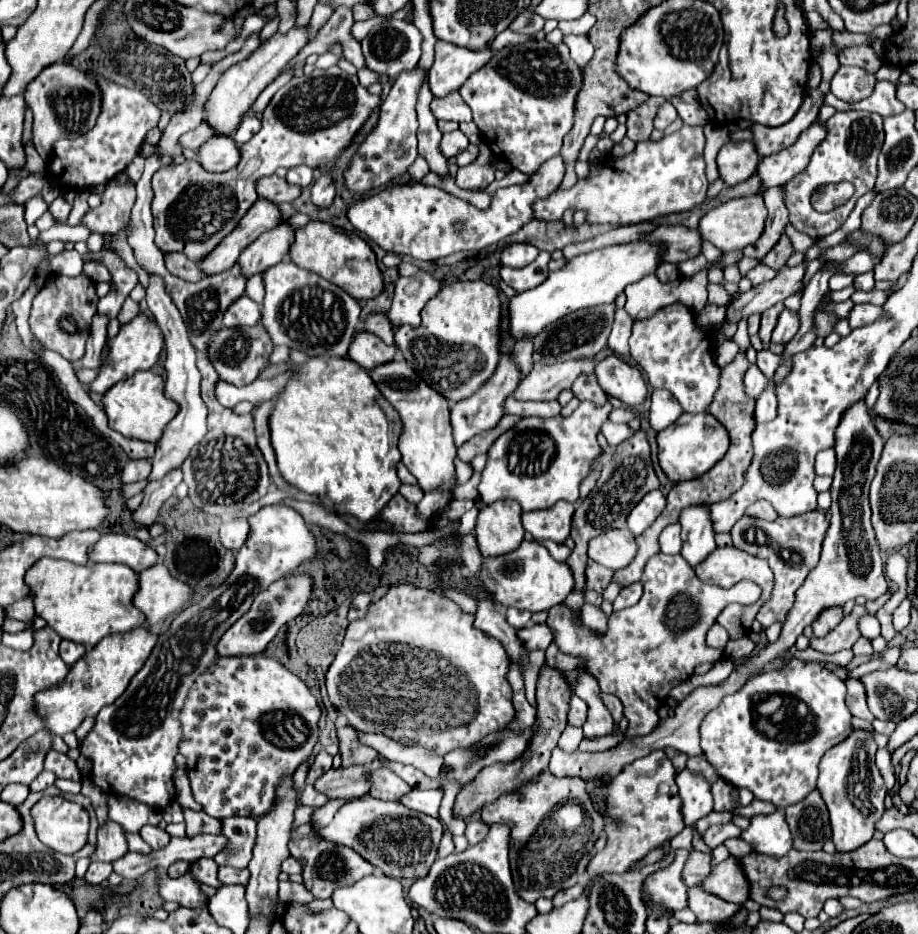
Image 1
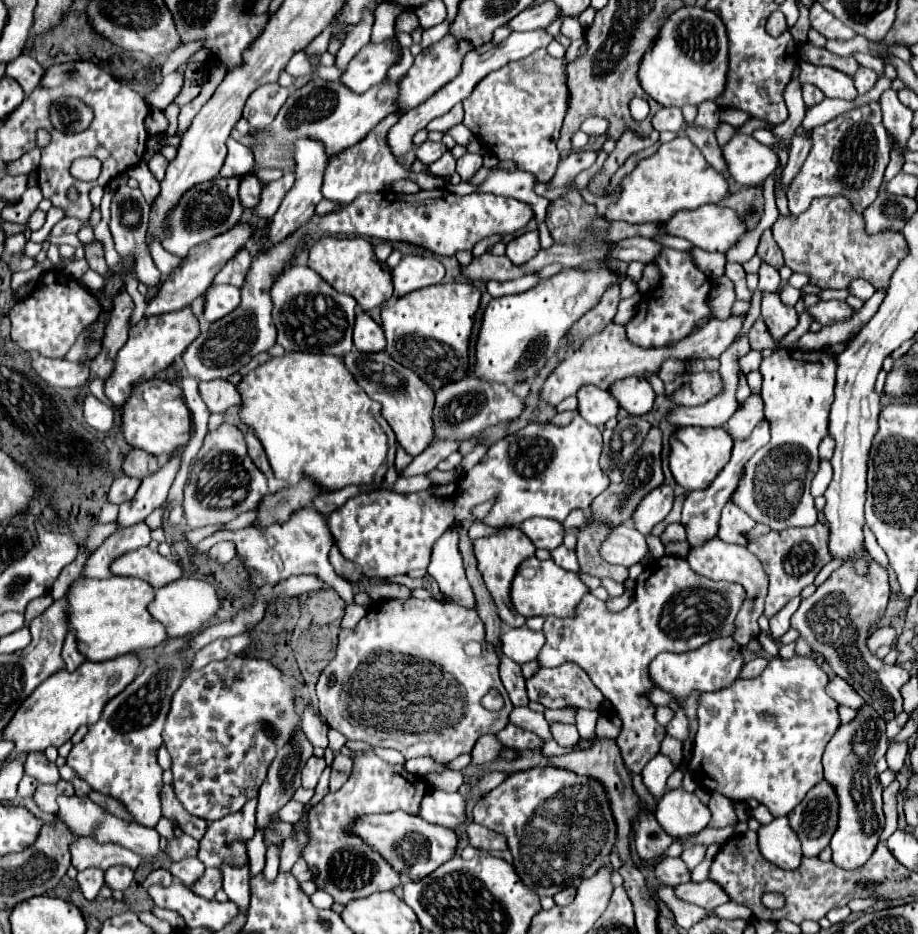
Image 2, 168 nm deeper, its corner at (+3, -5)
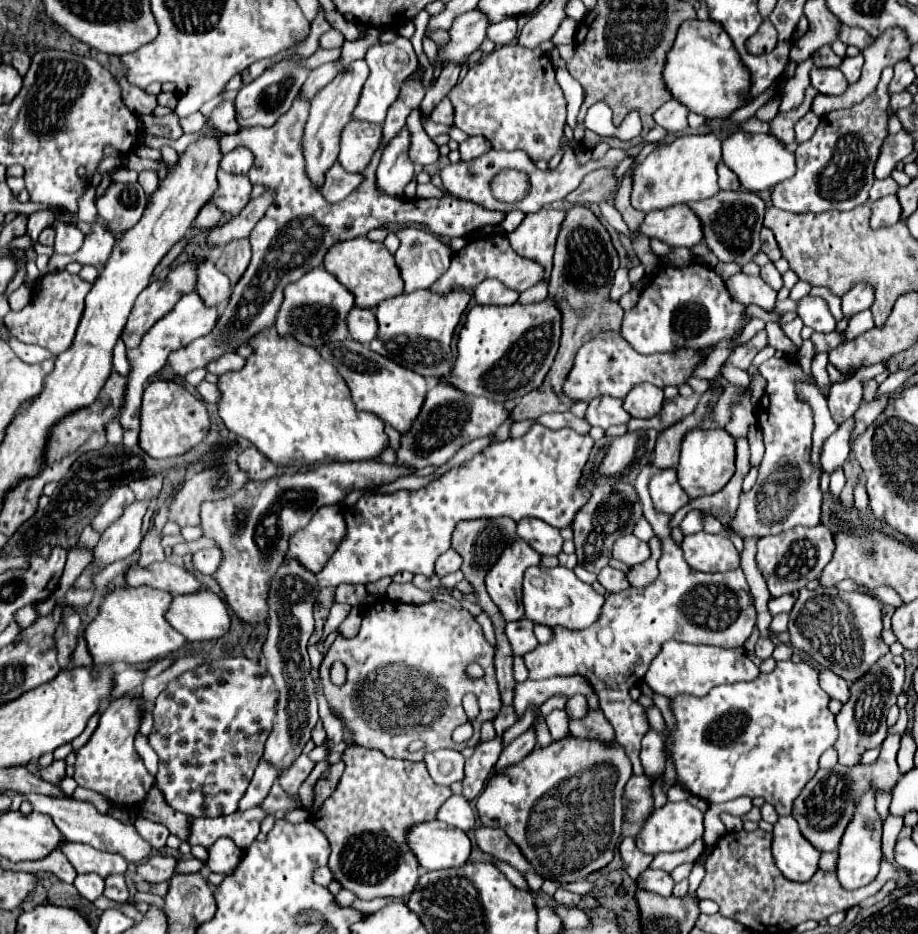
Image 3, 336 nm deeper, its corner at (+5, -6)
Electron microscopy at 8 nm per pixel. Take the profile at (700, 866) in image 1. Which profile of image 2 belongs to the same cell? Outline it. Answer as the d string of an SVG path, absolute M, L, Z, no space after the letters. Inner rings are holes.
M666 857L658 867L656 867L656 877L670 887L678 887L686 881L690 881L690 871L686 863L680 857Z

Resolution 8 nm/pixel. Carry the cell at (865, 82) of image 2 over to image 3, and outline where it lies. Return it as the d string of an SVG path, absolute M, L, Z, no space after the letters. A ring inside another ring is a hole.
M858 54L858 56L846 56L842 60L842 64L844 64L844 76L846 76L846 80L850 84L854 84L860 78L860 70L862 70L862 64L864 64L862 54Z

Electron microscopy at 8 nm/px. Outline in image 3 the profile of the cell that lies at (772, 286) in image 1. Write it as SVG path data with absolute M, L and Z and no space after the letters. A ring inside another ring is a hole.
M616 332L600 334L596 340L586 342L578 350L574 368L564 384L564 392L568 392L568 396L572 396L576 400L590 402L592 398L602 396L602 394L608 394L614 398L624 398L634 386L644 384L644 382L650 382L658 388L666 388L666 386L678 388L692 374L694 366L702 360L704 358L700 358L696 354L696 350L692 350L692 348L644 356L644 354L636 352L620 334L616 334Z

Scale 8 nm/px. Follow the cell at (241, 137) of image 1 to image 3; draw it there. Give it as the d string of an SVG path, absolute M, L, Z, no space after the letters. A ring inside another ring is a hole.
M222 100L208 116L208 122L212 128L226 132L226 134L236 134L240 130L240 126L234 120L234 104L232 100Z

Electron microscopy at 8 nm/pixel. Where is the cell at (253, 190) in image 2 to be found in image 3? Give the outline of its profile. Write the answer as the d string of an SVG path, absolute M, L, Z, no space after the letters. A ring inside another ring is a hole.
M218 170L218 190L214 194L216 206L224 212L236 214L248 204L248 196L252 192L252 184L248 176L236 176Z

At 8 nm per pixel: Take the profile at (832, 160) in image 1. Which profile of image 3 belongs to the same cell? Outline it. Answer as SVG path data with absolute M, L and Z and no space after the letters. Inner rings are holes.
M886 68L882 72L878 90L862 100L860 104L852 108L842 108L828 112L820 118L820 124L814 132L814 136L806 142L802 142L796 150L796 176L790 180L784 180L774 186L772 190L772 204L780 210L788 212L828 212L828 210L852 210L868 200L868 190L874 184L872 168L876 164L876 156L880 152L880 144L888 136L888 84L892 80L892 68Z

